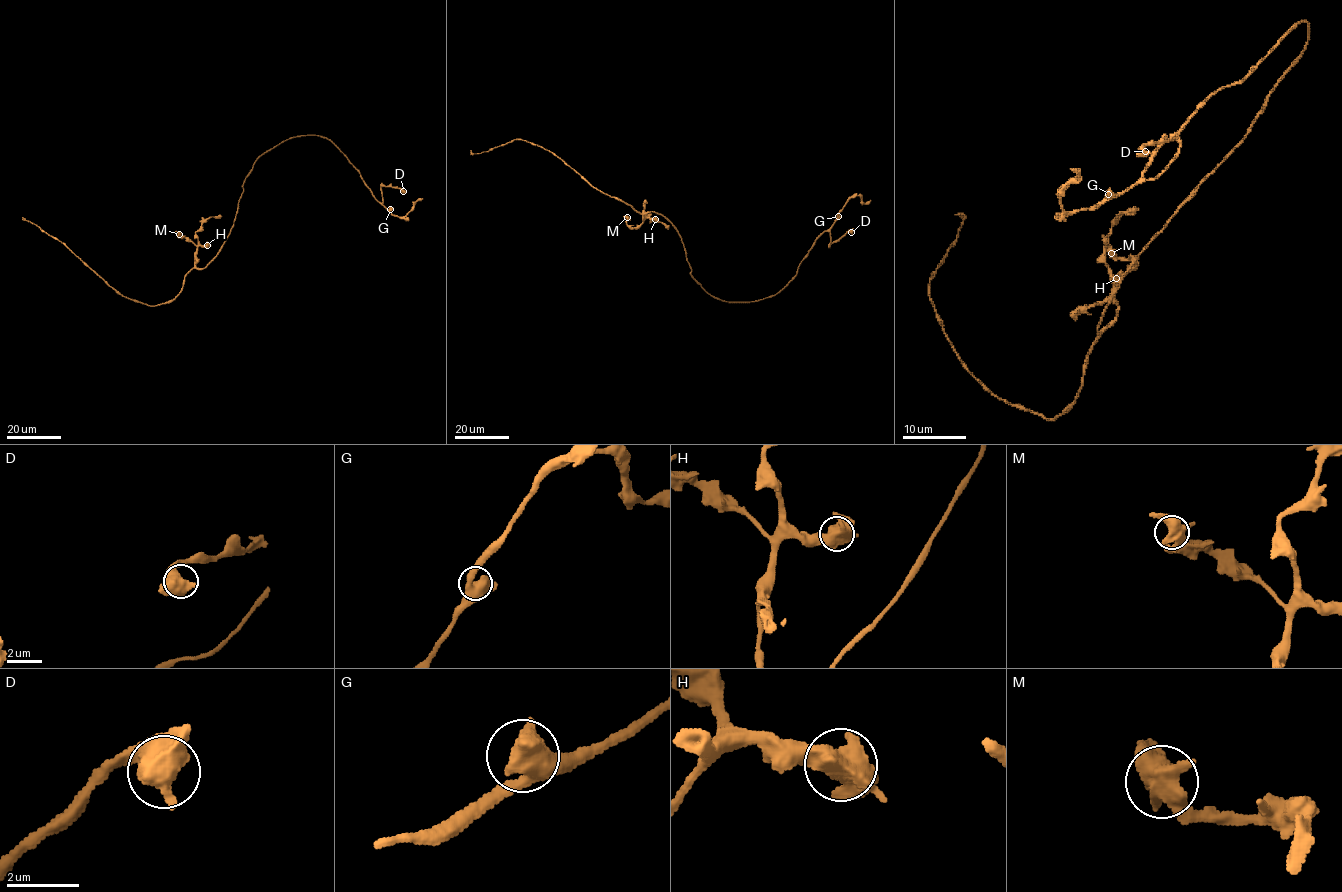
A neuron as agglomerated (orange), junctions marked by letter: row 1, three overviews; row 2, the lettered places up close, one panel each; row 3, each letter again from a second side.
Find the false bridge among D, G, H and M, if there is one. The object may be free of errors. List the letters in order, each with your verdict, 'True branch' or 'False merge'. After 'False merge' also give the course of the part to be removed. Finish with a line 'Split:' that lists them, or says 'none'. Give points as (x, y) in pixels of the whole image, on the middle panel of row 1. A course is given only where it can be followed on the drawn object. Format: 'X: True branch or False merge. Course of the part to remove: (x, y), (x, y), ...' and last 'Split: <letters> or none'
D: True branch
G: True branch
H: True branch
M: True branch
Split: none

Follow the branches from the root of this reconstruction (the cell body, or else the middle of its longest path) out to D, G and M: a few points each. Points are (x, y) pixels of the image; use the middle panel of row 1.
D: (686, 250), (690, 274), (706, 291), (753, 302), (777, 294), (825, 231), (829, 247), (851, 232)
G: (686, 250), (690, 274), (709, 294), (727, 302), (758, 301), (775, 295), (792, 279), (815, 241), (838, 216)
M: (686, 250), (677, 230), (663, 215), (648, 211), (643, 216), (644, 221), (633, 228), (627, 224), (627, 217)

